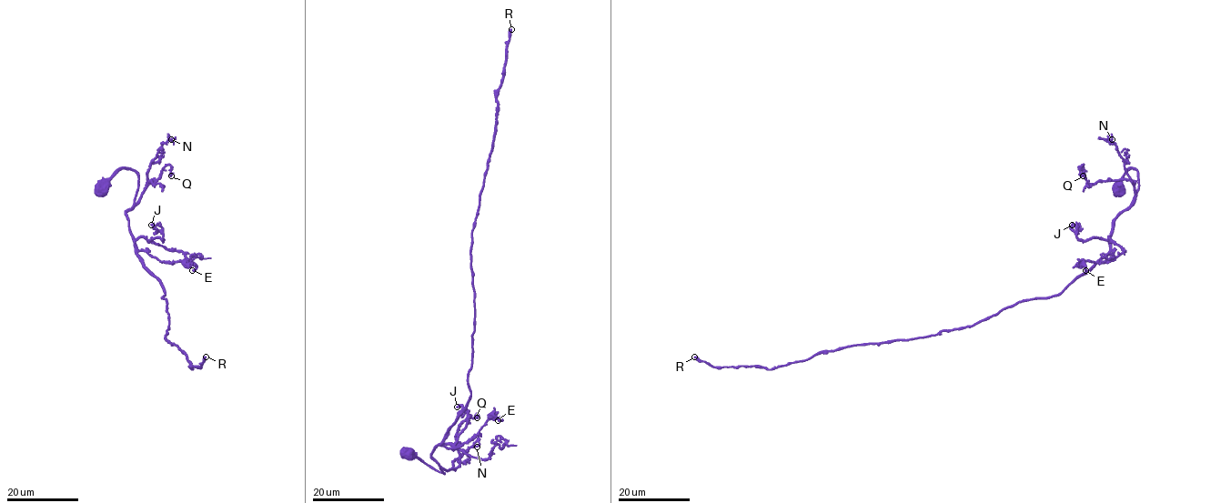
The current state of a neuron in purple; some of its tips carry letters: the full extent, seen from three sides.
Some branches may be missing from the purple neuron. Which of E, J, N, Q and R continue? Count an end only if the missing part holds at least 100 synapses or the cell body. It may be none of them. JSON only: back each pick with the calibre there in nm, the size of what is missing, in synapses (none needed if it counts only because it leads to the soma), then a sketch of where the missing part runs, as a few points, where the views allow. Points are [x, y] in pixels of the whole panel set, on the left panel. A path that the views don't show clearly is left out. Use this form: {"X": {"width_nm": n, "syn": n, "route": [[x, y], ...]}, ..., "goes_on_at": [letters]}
{"R": {"width_nm": 280, "syn": 250, "route": [[206, 357], [237, 359], [261, 312], [270, 261], [265, 224], [279, 195], [281, 155], [261, 65]]}, "goes_on_at": ["R"]}

